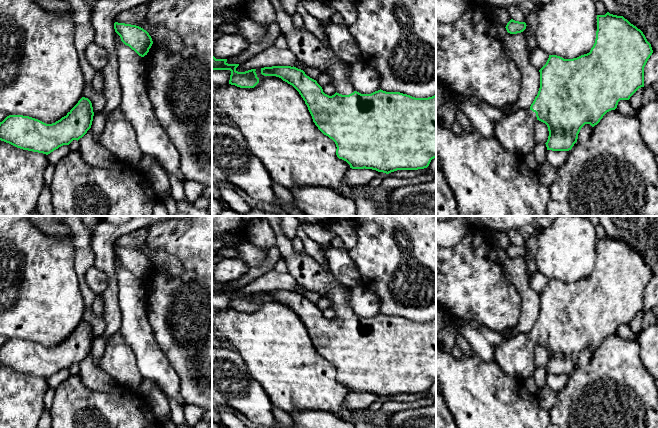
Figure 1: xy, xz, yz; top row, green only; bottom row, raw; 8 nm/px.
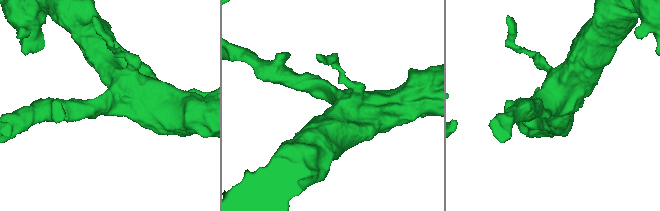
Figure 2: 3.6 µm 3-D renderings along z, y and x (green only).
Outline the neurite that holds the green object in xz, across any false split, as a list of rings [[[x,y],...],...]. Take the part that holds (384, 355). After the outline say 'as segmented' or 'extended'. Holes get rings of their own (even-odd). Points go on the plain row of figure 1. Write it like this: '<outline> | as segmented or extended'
[[[264,216],[276,235],[276,245],[281,257],[285,260],[288,273],[306,291],[319,294],[330,300],[331,308],[336,317],[329,320],[323,316],[316,304],[310,302],[301,293],[291,290],[272,290],[261,292],[264,300],[276,300],[292,309],[301,319],[318,353],[336,368],[336,379],[346,385],[352,393],[372,393],[389,398],[397,394],[418,394],[427,392],[432,383],[436,382],[436,319],[428,322],[415,322],[400,316],[375,315],[371,318],[361,318],[354,314],[348,303],[349,290],[340,283],[330,271],[315,261],[306,253],[294,251],[292,241],[283,233],[280,221],[283,216]]] | extended

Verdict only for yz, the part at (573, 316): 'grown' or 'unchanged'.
grown

